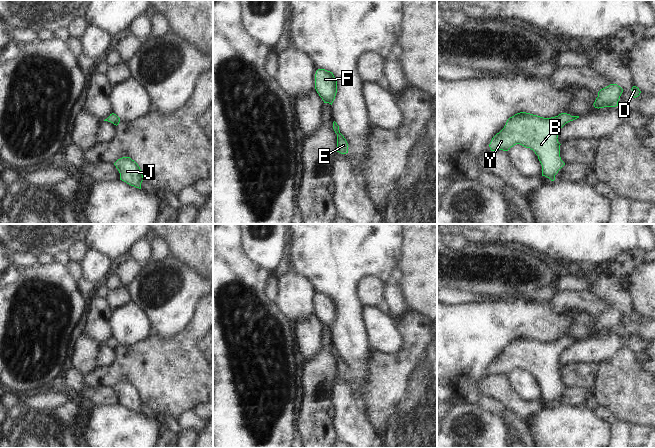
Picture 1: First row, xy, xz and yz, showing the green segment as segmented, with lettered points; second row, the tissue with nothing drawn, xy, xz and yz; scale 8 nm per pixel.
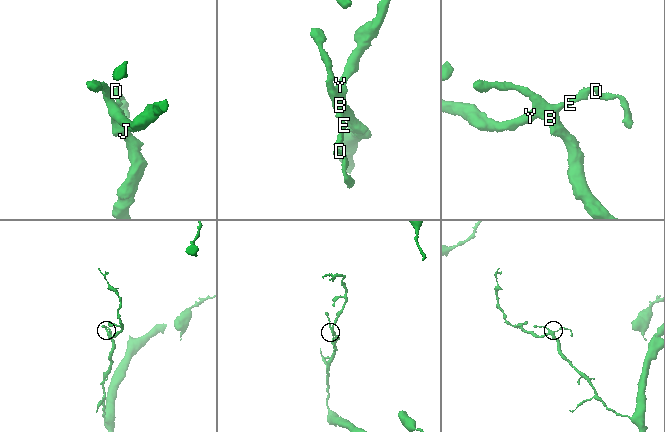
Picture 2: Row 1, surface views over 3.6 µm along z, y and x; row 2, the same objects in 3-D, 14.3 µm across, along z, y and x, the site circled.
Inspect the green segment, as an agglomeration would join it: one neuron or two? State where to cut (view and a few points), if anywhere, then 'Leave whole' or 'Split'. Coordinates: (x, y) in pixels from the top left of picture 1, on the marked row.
No split. Leave whole

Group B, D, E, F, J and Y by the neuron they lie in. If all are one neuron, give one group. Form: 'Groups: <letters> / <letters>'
Groups: B D E F J Y

